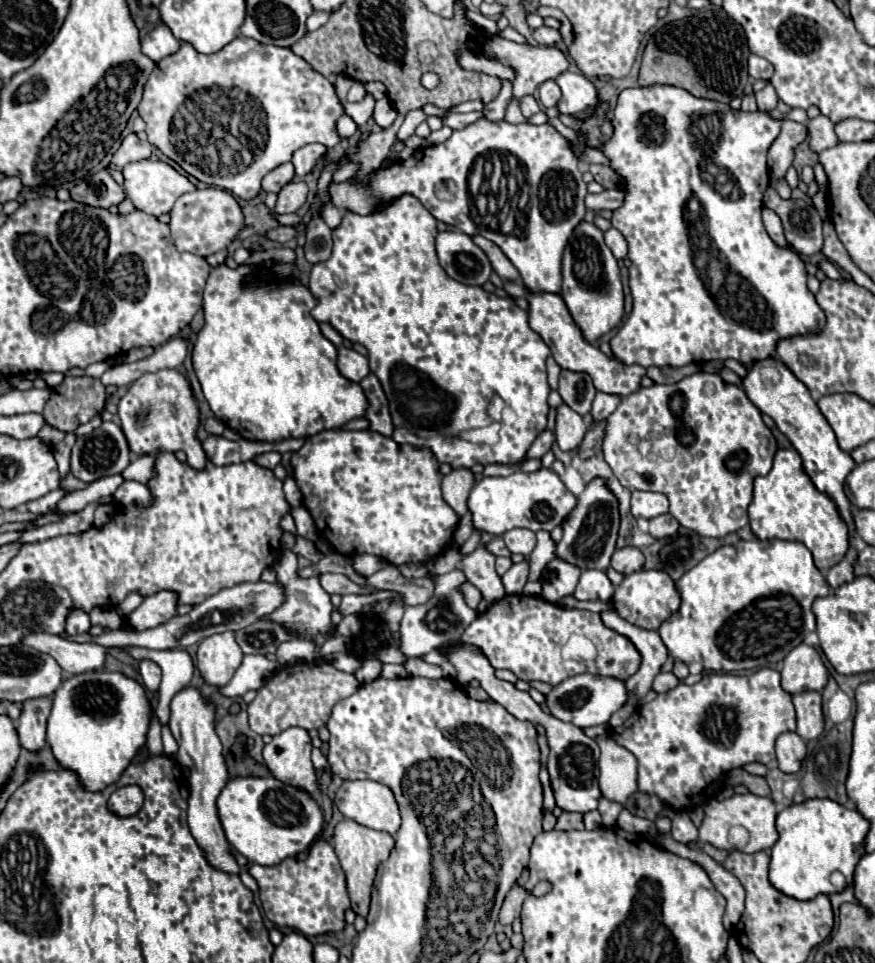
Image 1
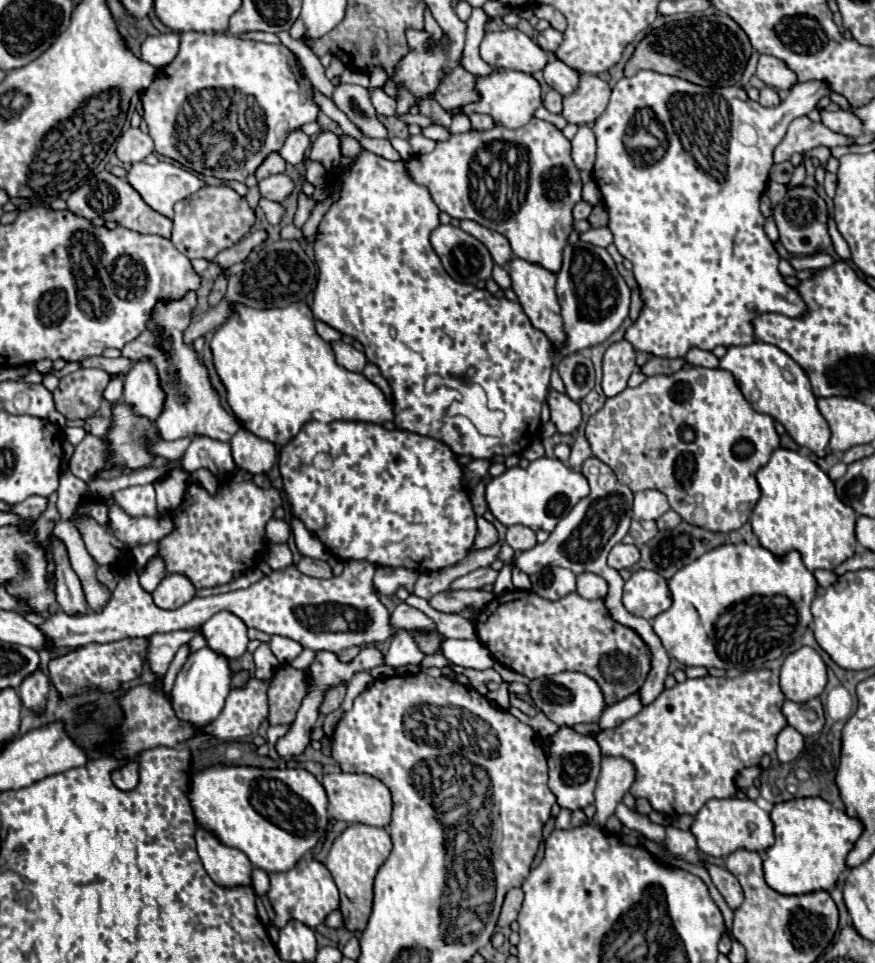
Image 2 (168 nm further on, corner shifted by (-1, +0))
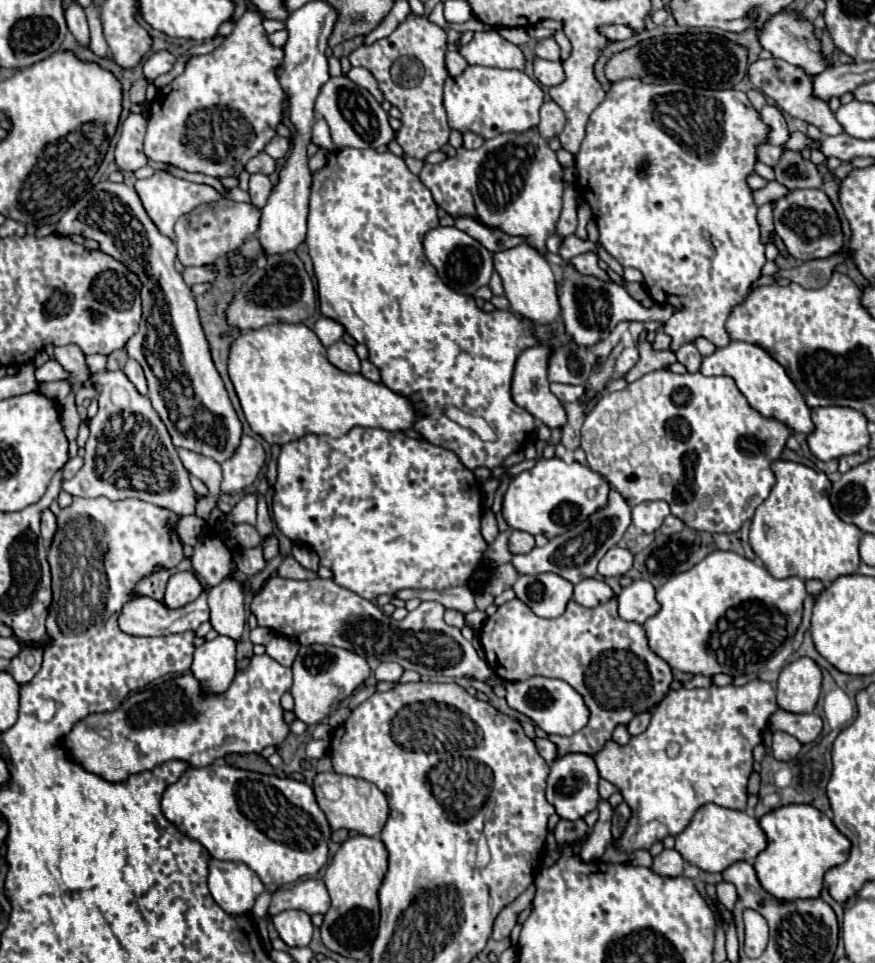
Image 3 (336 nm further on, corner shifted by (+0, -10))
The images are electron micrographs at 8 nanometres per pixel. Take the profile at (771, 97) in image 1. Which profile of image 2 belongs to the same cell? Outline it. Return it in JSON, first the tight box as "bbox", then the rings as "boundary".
{"bbox":[759,86,781,106],"boundary":[[[765,86],[765,88],[759,90],[759,104],[761,106],[777,106],[779,102],[781,100],[779,100],[779,96],[777,96],[777,92],[773,88]]]}

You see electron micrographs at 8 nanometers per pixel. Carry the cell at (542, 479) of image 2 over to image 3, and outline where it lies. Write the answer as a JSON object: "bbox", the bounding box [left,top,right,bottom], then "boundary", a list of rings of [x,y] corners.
{"bbox":[502,458,608,538],"boundary":[[[540,458],[532,470],[520,472],[508,486],[502,502],[502,514],[510,528],[524,530],[528,534],[544,534],[546,538],[560,536],[584,522],[588,516],[598,512],[608,502],[608,480],[592,472],[586,464],[572,462],[566,464],[560,458]]]}

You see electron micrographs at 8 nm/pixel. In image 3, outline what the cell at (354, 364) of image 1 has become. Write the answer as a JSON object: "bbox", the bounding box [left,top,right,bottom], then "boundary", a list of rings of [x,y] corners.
{"bbox":[328,340,360,372],"boundary":[[[338,340],[332,346],[328,346],[328,360],[344,372],[360,372],[360,358],[354,352],[354,348],[344,340]]]}

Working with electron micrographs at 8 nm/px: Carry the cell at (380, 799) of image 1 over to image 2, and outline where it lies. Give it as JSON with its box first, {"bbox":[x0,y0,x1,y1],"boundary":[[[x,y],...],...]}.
{"bbox":[323,772,393,828],"boundary":[[[345,772],[325,774],[323,788],[329,798],[327,810],[335,820],[343,820],[349,824],[361,822],[361,824],[379,826],[379,828],[387,828],[391,824],[391,816],[393,816],[391,792],[381,780],[377,780],[369,774],[345,774]]]}

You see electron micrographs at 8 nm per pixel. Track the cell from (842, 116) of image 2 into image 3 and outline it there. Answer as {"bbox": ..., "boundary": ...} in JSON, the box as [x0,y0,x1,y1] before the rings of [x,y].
{"bbox":[748,58,842,136],"boundary":[[[770,58],[770,60],[756,60],[748,66],[748,78],[754,84],[756,90],[764,92],[766,96],[770,96],[784,112],[788,112],[794,118],[806,120],[808,124],[814,124],[824,136],[832,136],[832,134],[840,134],[842,126],[836,122],[834,112],[828,108],[828,102],[824,102],[822,98],[814,96],[812,92],[812,78],[798,66],[792,66],[780,58]]]}

